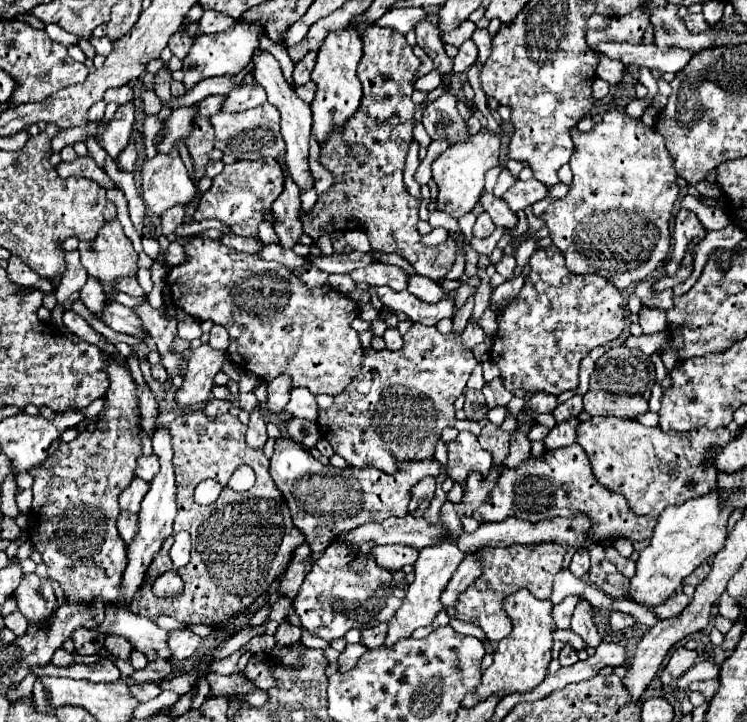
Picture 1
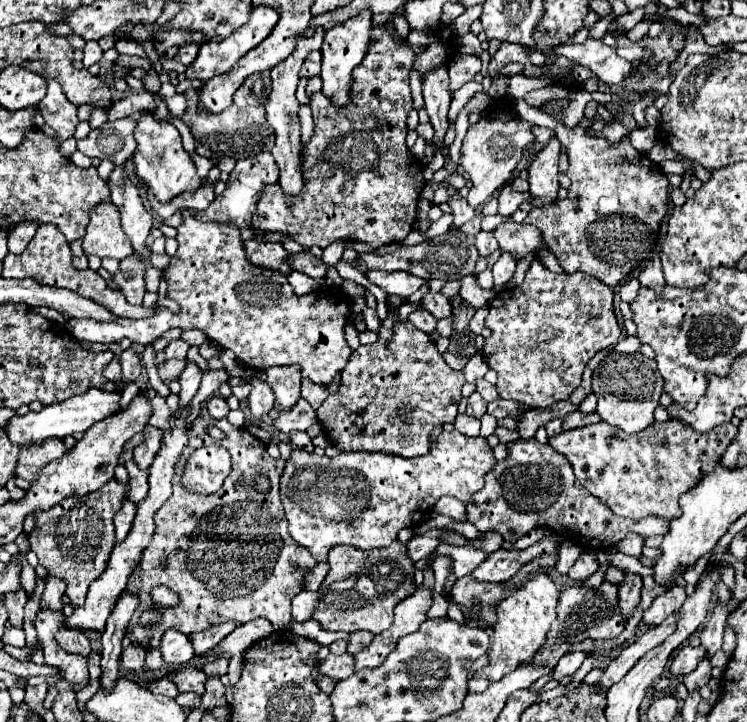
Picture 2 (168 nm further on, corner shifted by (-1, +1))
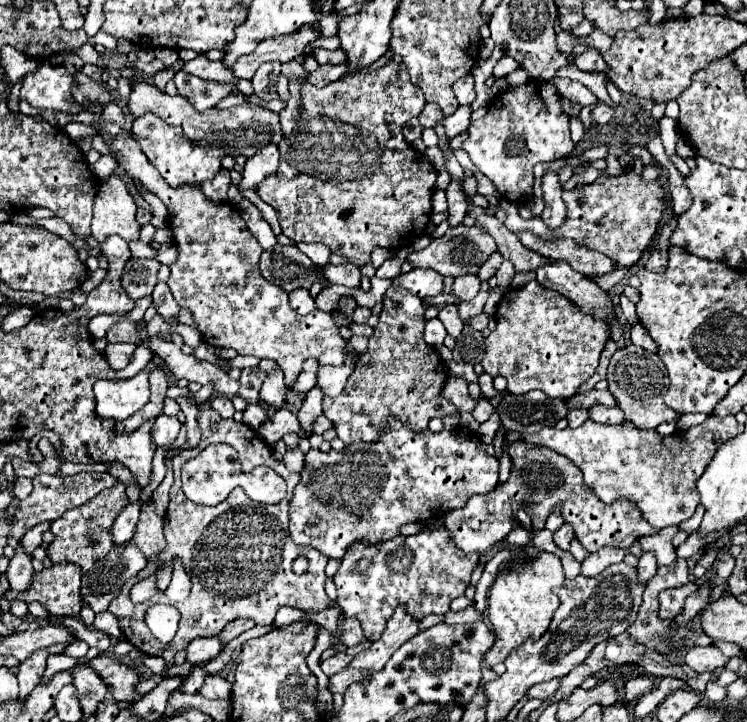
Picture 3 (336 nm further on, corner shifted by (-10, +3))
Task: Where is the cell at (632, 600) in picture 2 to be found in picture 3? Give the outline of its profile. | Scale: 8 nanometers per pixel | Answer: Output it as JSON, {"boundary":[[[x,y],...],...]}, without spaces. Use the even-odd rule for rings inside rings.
{"boundary":[[[645,552],[641,558],[639,558],[639,564],[637,564],[637,580],[647,584],[657,572],[657,564],[655,564],[655,556],[651,552]]]}

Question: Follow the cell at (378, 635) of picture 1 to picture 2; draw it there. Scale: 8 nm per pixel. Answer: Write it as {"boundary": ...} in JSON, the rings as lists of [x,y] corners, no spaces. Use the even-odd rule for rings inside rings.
{"boundary":[[[358,630],[358,632],[350,632],[348,638],[348,652],[356,654],[358,650],[362,650],[362,646],[366,646],[366,642],[372,642],[374,634],[368,634],[366,630]]]}

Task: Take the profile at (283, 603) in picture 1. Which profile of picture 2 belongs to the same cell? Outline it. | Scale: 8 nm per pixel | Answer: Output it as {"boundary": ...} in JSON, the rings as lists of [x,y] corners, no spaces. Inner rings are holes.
{"boundary":[[[258,618],[254,622],[246,622],[246,624],[240,624],[236,626],[234,632],[230,632],[216,648],[212,648],[210,652],[199,655],[201,658],[218,658],[218,656],[224,656],[224,658],[230,658],[228,677],[230,684],[234,686],[241,676],[241,667],[243,664],[242,654],[244,650],[258,642],[258,640],[264,640],[268,638],[270,634],[274,632],[272,624]]]}

